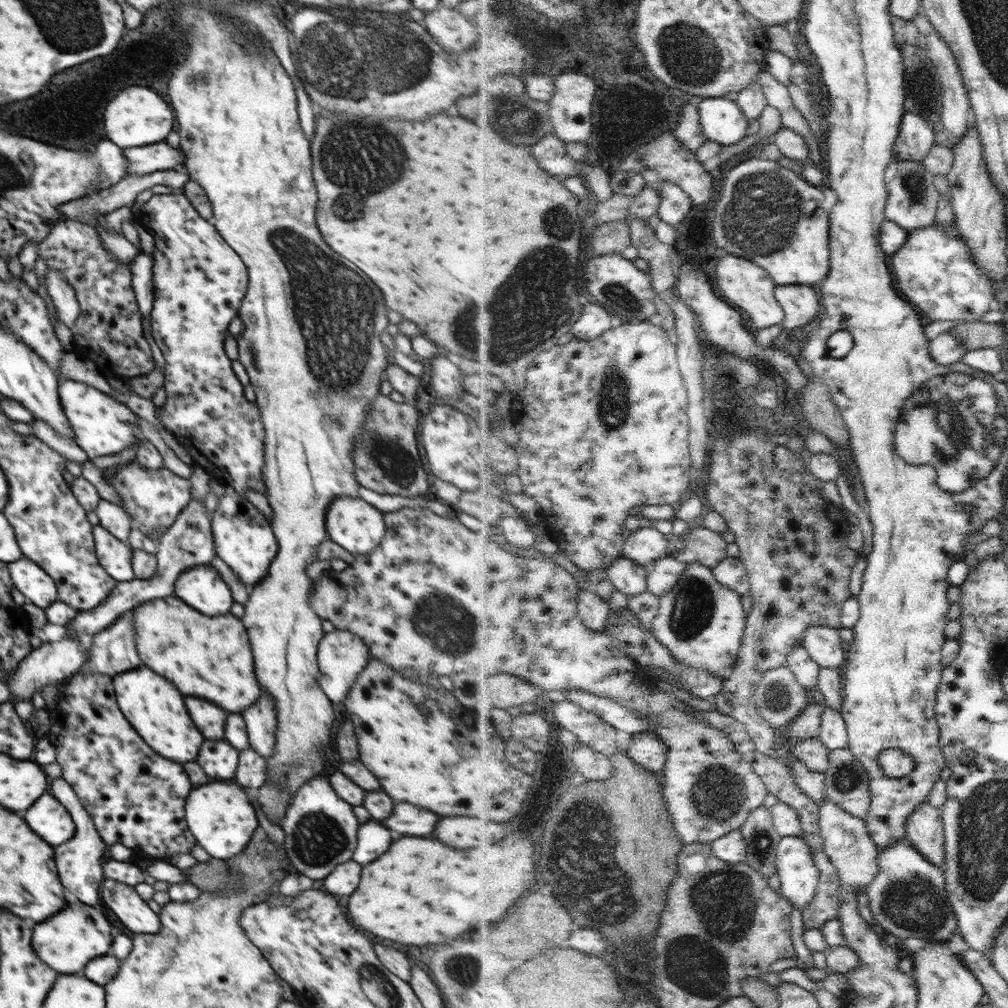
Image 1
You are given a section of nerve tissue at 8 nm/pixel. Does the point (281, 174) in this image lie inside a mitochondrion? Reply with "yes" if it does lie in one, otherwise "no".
no

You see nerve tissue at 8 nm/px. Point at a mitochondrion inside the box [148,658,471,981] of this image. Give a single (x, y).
(318, 838)

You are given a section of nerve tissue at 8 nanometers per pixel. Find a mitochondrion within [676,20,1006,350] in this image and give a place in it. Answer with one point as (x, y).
(753, 216)

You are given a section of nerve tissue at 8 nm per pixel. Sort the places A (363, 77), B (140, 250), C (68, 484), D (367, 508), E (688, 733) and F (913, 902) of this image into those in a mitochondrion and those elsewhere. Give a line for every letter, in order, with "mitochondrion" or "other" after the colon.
A: mitochondrion
B: other
C: other
D: other
E: other
F: mitochondrion

